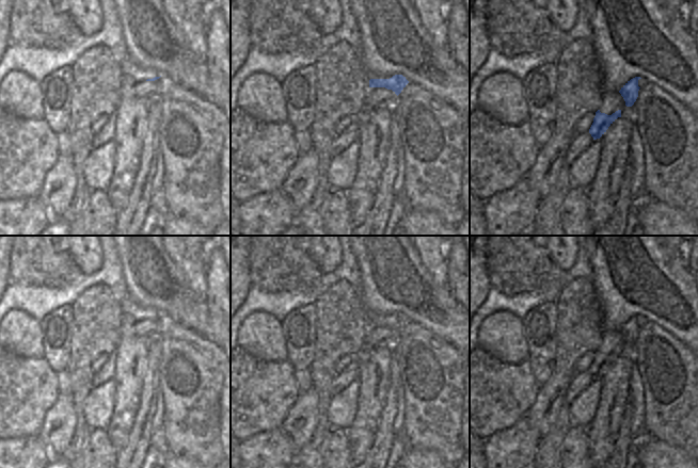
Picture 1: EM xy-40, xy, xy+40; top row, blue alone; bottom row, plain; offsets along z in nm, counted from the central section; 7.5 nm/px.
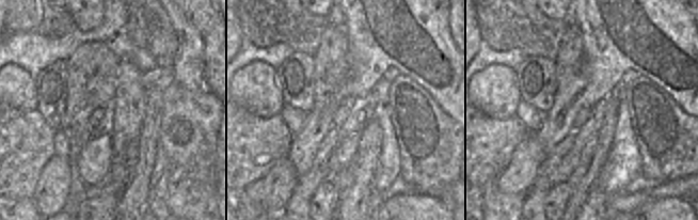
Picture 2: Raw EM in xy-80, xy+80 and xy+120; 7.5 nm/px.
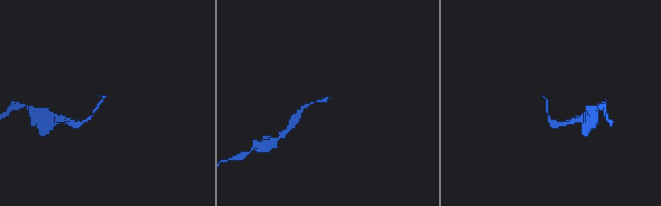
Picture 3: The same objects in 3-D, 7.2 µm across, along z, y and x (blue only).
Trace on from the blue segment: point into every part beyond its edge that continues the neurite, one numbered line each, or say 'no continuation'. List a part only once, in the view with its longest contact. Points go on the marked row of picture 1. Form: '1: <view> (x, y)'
1: xy (377, 97)

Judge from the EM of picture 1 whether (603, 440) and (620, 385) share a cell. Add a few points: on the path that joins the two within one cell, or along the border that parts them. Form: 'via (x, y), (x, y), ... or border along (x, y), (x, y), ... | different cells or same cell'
via (604, 426), (607, 419), (607, 408), (612, 399) | same cell

